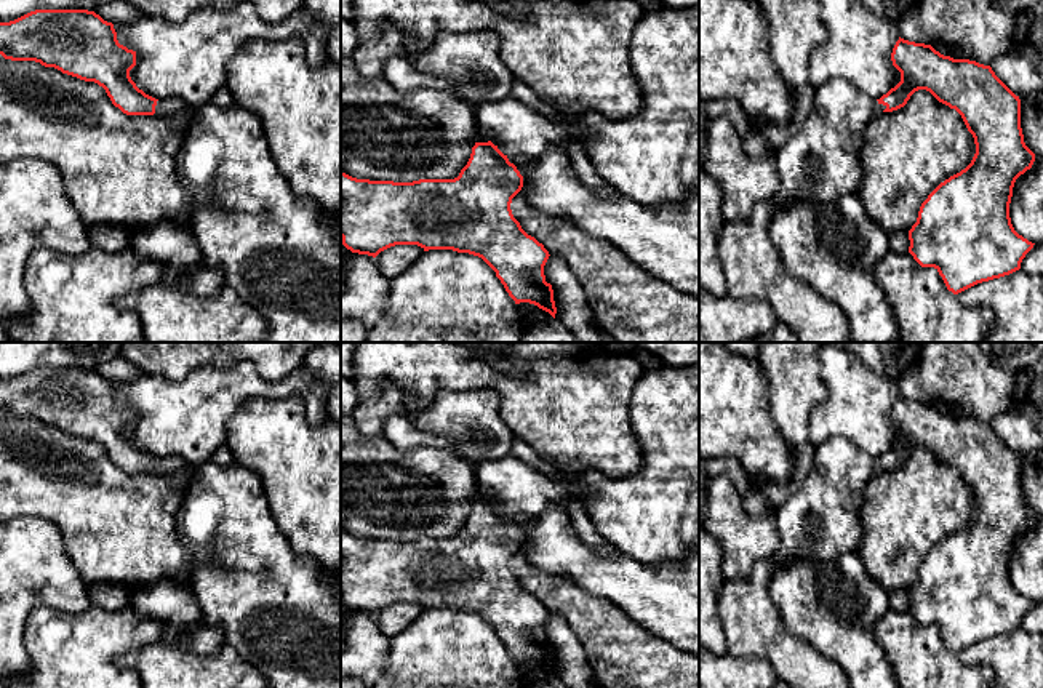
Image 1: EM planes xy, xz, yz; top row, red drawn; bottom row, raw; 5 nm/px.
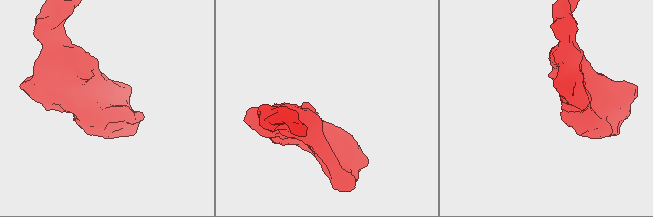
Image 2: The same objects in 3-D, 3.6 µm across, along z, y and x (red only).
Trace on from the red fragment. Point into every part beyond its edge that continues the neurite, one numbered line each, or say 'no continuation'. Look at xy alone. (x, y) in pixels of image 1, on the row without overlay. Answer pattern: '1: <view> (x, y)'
1: xy (279, 610)

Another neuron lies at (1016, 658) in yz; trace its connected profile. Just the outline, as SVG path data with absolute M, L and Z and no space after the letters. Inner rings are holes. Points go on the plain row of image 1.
M1019 627L977 642L957 656L965 664L989 666L995 674L992 688L1043 688L1043 634Z

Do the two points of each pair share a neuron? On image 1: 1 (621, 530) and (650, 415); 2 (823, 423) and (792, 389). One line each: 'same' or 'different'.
1: same
2: different

